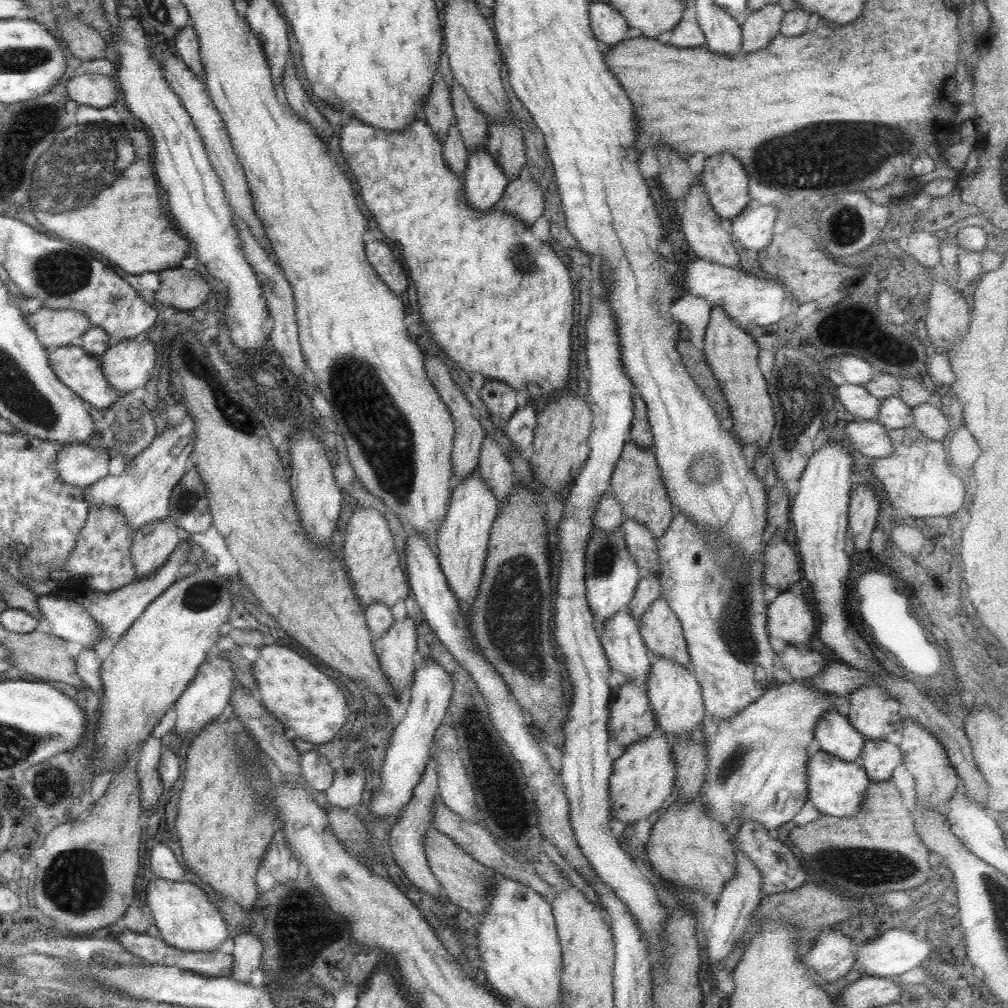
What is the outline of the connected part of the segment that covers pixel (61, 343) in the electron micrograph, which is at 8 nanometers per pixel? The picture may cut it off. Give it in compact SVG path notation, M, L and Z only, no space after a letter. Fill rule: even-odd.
M31 306L31 314L25 315L39 344L47 354L79 341L90 327L89 319L73 309L50 309Z

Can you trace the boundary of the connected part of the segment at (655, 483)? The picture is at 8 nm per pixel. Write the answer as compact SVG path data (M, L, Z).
M631 395L631 402L633 402L633 417L629 427L629 439L623 443L619 459L615 461L608 494L611 494L617 506L621 507L623 518L645 525L645 528L651 531L653 539L657 540L666 531L674 513L671 512L671 502L665 496L665 488L659 479L659 468L651 451L653 438L647 422L645 405L639 396Z

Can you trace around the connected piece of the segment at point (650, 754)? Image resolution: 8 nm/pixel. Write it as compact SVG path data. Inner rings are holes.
M657 727L644 740L624 749L623 754L612 762L607 794L611 816L627 826L646 820L647 816L655 816L663 800L674 791L675 767L670 739Z

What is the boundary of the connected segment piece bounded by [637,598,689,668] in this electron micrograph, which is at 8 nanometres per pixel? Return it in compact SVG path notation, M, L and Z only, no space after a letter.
M663 599L649 604L637 624L651 656L663 657L687 668L689 656L679 621Z

